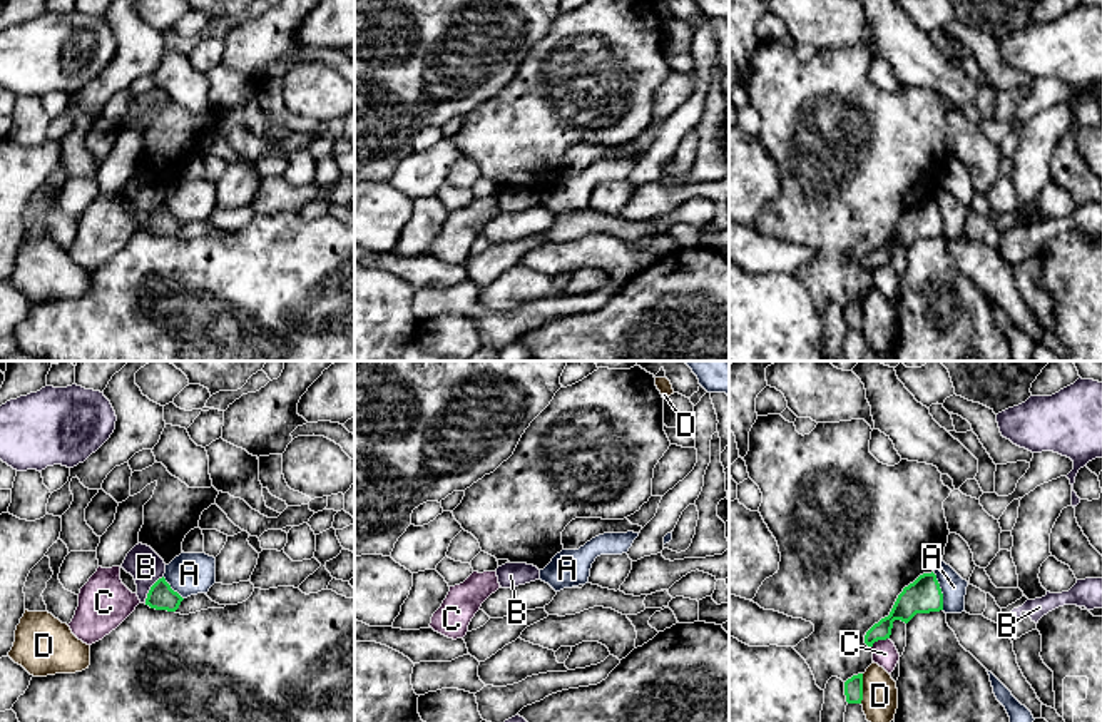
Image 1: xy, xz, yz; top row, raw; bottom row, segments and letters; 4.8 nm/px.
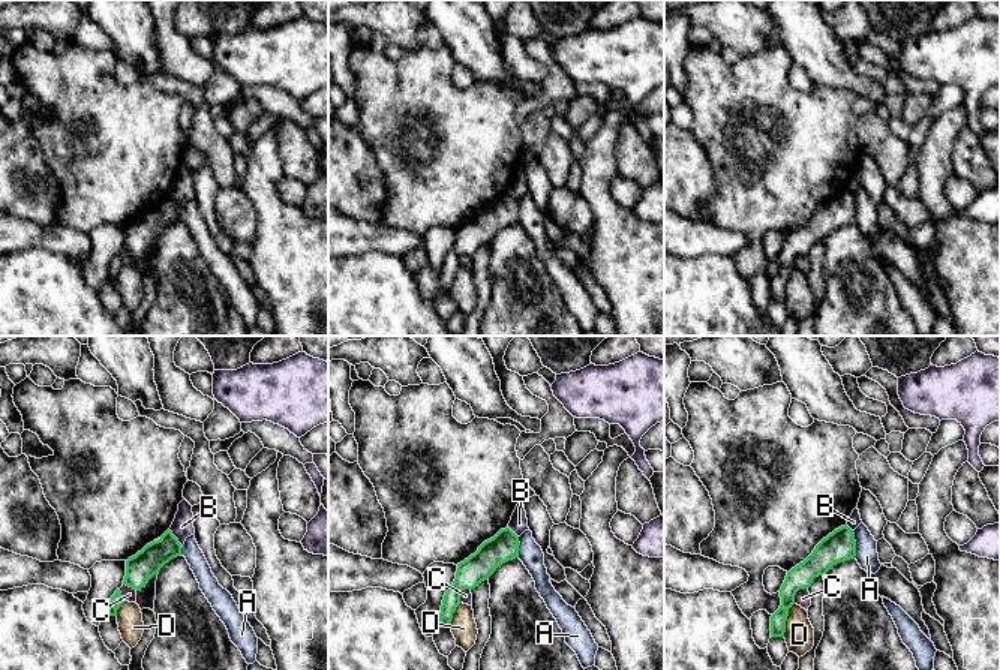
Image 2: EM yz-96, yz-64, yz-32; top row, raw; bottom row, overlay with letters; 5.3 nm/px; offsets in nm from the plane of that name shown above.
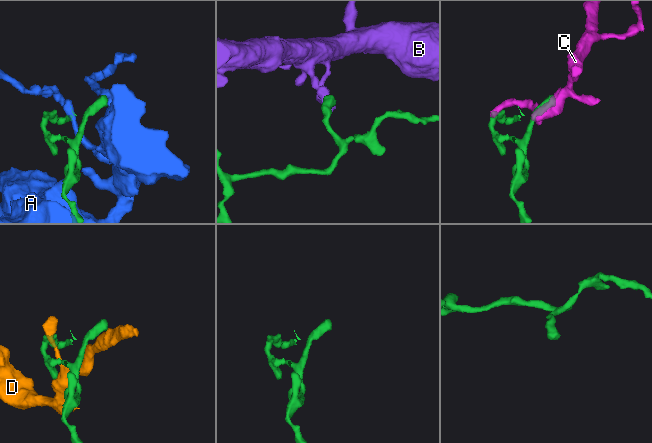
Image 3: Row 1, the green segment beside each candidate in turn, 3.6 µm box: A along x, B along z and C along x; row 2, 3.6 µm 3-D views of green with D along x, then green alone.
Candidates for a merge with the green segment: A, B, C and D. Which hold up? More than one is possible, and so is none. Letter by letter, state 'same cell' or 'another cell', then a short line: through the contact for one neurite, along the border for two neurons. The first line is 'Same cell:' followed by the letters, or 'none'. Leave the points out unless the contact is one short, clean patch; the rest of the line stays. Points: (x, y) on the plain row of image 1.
Same cell: none
A: another cell
B: another cell; line xy (163, 201), (151, 213), (144, 228)
C: another cell
D: another cell

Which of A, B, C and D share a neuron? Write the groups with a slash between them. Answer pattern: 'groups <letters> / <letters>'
groups A / B / C / D

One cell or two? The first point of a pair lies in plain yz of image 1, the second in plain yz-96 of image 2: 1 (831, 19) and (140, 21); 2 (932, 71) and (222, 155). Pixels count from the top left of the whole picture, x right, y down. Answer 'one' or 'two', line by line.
1: two
2: two

